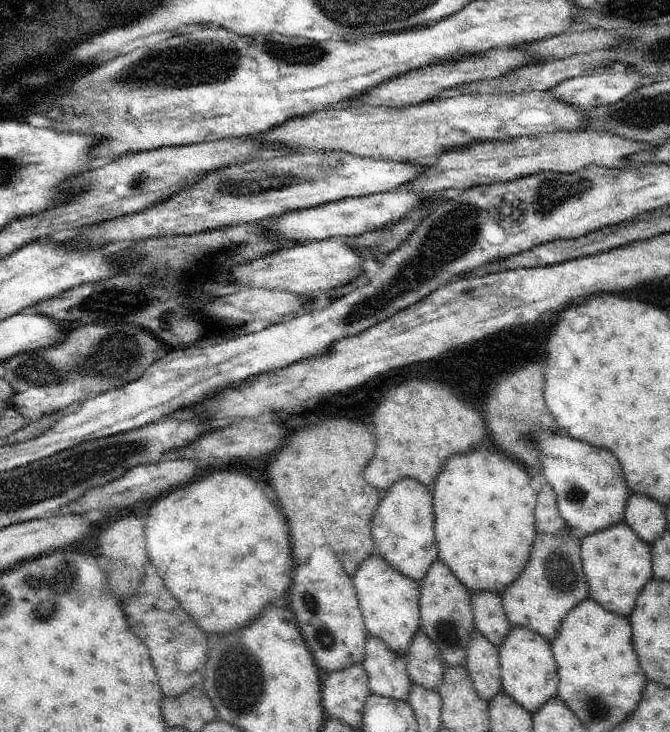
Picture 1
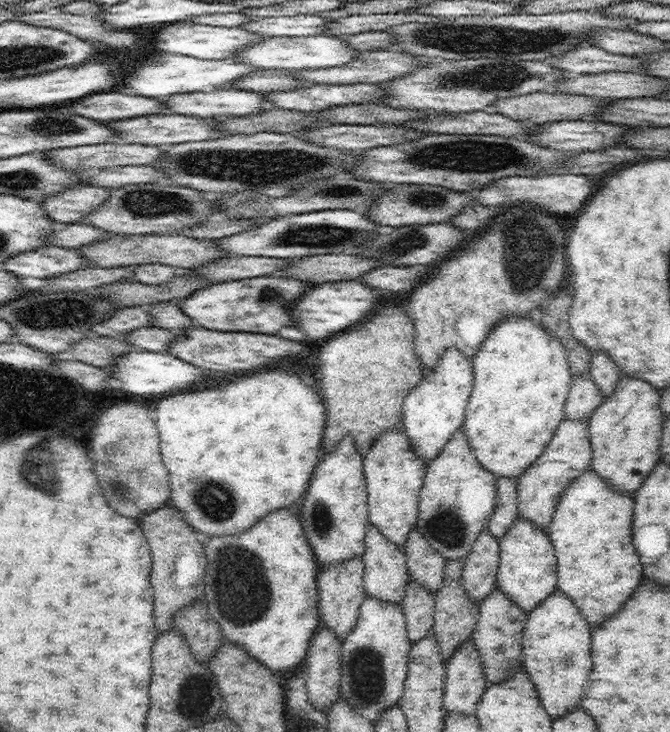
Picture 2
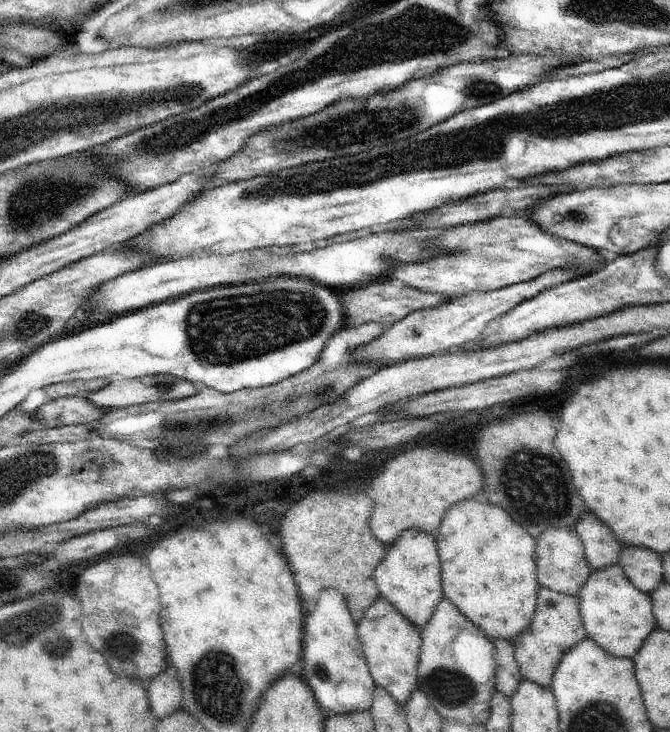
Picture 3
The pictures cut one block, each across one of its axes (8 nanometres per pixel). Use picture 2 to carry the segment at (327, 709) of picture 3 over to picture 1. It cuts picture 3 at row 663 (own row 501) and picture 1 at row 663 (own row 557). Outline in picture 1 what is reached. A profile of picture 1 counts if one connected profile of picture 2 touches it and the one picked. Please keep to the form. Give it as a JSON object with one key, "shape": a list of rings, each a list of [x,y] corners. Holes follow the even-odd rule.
{"shape":[[[324,545],[318,548],[310,562],[294,572],[290,594],[302,636],[310,646],[321,673],[344,670],[346,666],[358,662],[363,664],[369,632],[364,624],[352,577],[346,576],[345,568],[340,564],[340,558],[333,547]]]}

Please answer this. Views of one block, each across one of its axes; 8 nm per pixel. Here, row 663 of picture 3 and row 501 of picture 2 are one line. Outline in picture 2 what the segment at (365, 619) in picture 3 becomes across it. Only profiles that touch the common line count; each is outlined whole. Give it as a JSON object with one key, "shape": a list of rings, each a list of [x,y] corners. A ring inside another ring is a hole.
{"shape":[[[396,426],[394,430],[382,432],[363,458],[363,472],[366,478],[368,494],[369,525],[376,526],[386,540],[403,548],[406,540],[416,528],[419,512],[419,492],[426,476],[427,464],[422,461],[410,446],[404,428]]]}

